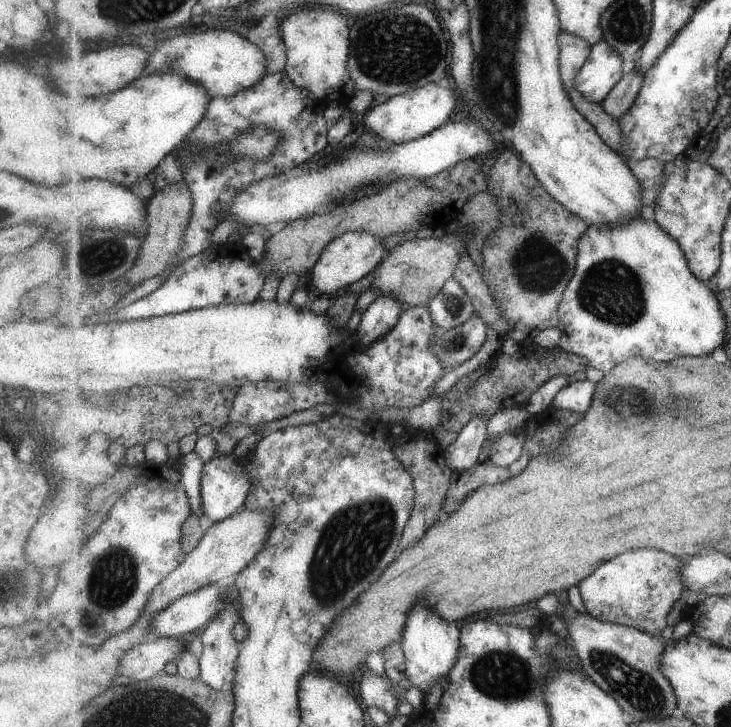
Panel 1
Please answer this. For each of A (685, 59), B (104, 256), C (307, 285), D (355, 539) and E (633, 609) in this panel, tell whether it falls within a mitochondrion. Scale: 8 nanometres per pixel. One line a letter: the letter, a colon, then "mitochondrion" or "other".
A: other
B: mitochondrion
C: other
D: mitochondrion
E: other

